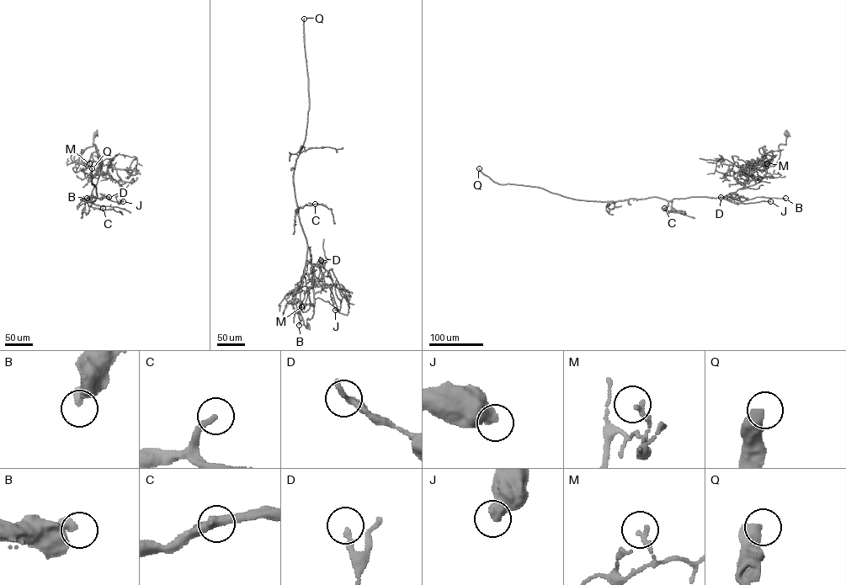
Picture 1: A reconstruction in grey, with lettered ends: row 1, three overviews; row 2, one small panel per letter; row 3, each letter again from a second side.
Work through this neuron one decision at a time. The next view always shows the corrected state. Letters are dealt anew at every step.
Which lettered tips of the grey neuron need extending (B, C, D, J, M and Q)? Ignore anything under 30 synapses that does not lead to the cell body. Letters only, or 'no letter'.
C, Q

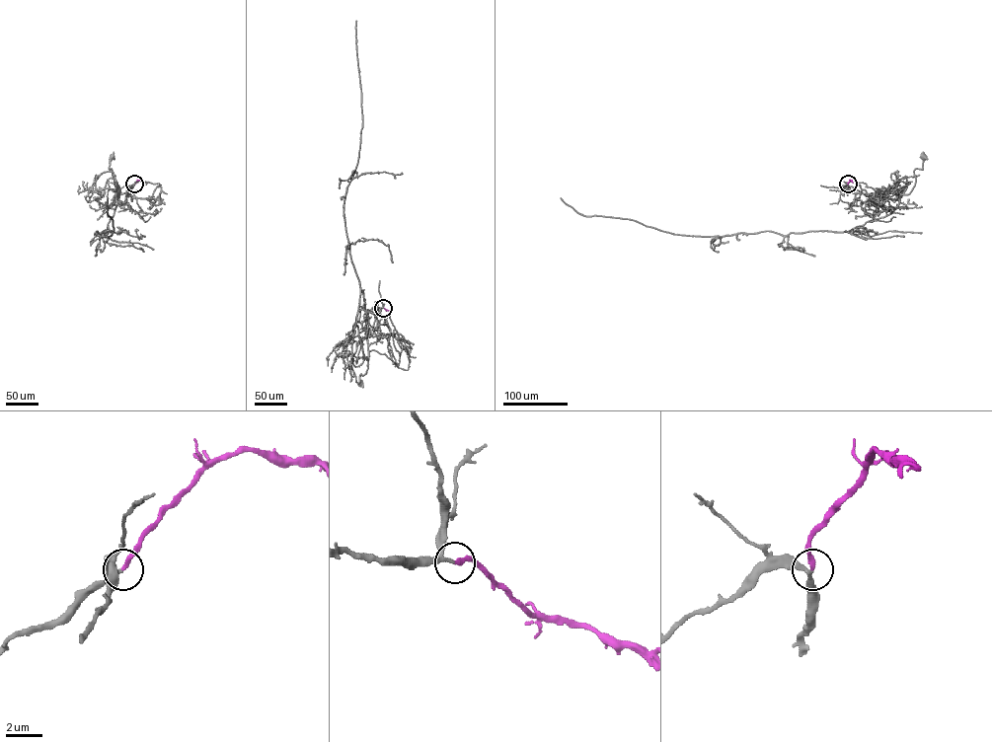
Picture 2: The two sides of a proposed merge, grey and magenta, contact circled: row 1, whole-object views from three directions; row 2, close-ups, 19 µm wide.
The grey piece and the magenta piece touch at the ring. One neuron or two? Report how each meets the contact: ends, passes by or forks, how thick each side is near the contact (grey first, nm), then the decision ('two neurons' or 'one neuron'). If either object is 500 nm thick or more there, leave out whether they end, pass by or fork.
grey passes by; magenta ends there; 160 nm thick on the grey side, 240 nm on the other; one neuron

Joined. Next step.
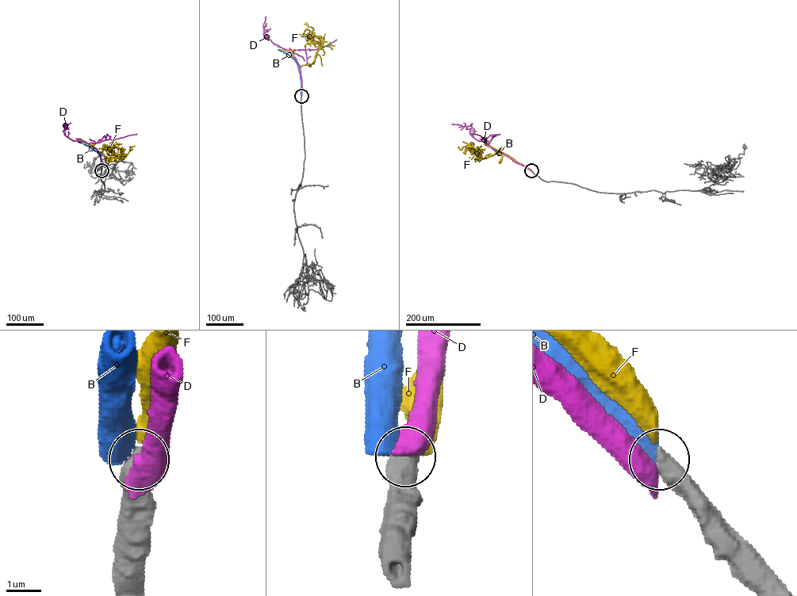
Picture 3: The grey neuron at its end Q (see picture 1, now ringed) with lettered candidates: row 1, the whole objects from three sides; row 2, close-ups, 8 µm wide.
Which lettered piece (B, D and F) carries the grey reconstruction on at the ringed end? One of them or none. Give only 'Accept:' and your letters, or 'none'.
Accept: none

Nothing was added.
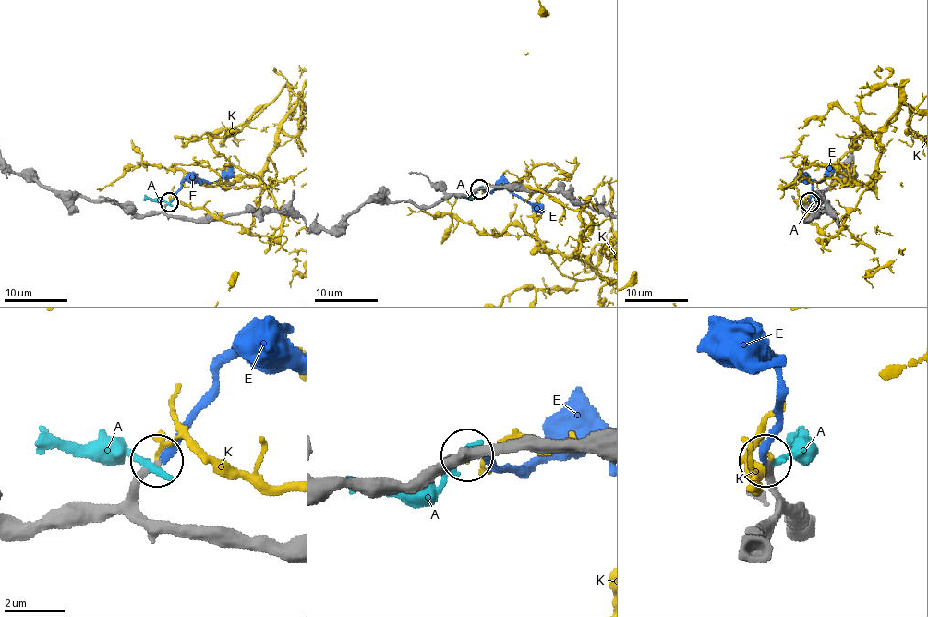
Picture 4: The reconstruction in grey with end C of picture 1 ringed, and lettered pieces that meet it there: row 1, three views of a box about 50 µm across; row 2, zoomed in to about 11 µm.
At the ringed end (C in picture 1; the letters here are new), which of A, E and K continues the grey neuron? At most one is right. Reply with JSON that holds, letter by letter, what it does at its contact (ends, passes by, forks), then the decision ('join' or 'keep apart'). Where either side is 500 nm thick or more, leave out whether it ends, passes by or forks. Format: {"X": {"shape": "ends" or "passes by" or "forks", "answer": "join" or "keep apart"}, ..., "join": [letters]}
{"A": {"shape": "ends", "answer": "keep apart"}, "E": {"shape": "ends", "answer": "join"}, "K": {"shape": "ends", "answer": "keep apart"}, "join": ["E"]}

